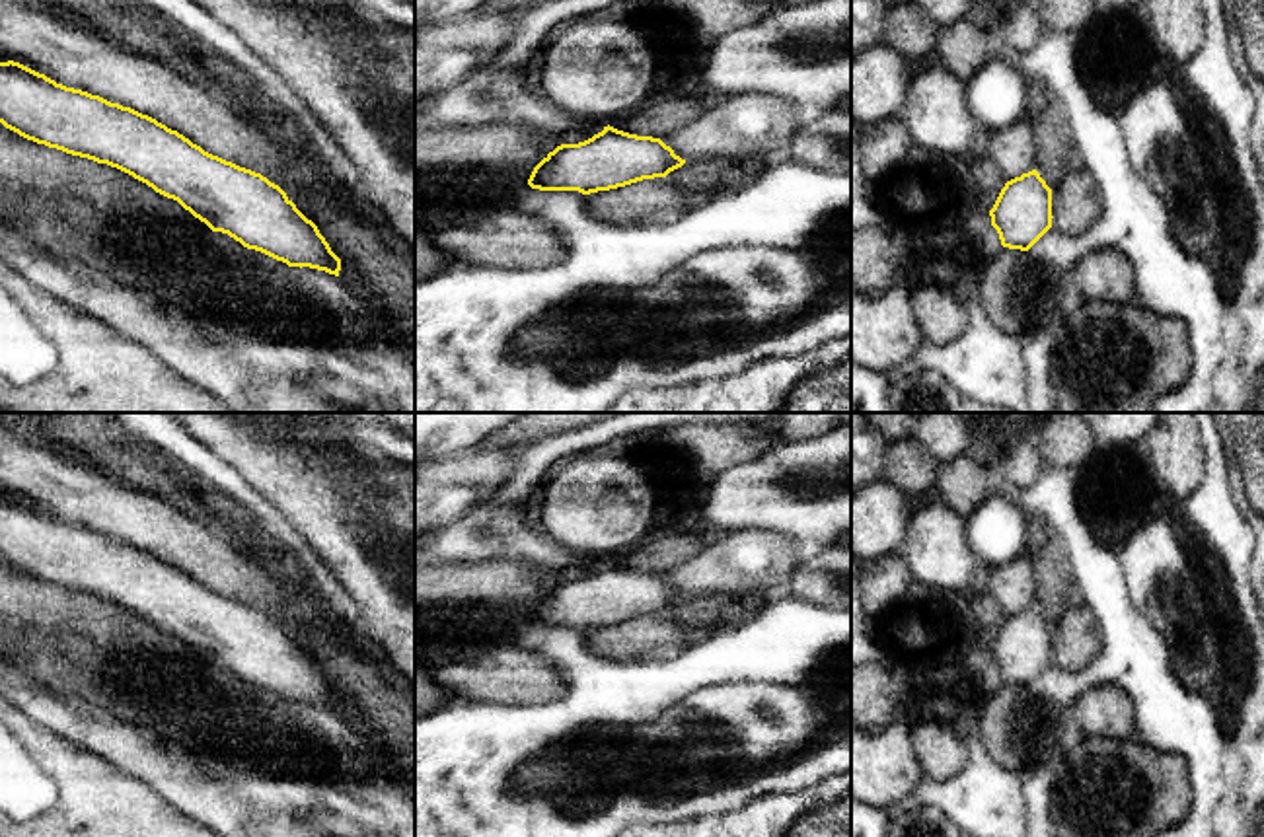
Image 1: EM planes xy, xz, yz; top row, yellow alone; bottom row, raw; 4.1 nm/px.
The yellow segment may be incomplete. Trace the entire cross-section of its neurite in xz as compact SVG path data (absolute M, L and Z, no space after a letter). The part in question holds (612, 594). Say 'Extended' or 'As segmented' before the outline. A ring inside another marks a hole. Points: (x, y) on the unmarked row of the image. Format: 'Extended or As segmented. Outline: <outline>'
As segmented. Outline: M613 563L578 580L561 580L532 607L528 621L539 627L578 627L582 631L666 613L686 596L660 574L637 572Z

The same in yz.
As segmented. Outline: M1036 605L1022 609L1005 619L989 652L1003 683L1028 687L1052 664L1052 625Z

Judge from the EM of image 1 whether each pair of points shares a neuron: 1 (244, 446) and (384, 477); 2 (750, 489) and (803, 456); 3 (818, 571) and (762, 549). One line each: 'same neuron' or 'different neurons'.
1: different neurons
2: same neuron
3: different neurons

